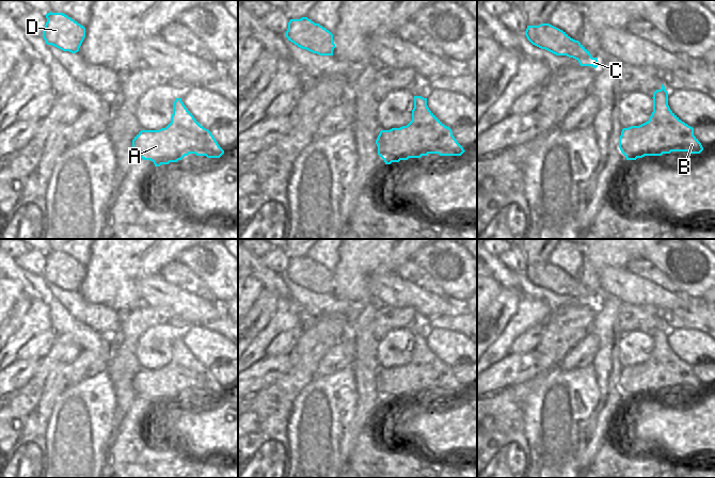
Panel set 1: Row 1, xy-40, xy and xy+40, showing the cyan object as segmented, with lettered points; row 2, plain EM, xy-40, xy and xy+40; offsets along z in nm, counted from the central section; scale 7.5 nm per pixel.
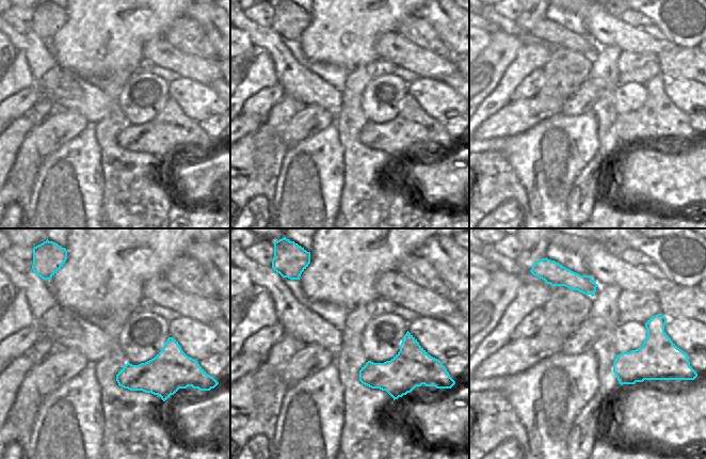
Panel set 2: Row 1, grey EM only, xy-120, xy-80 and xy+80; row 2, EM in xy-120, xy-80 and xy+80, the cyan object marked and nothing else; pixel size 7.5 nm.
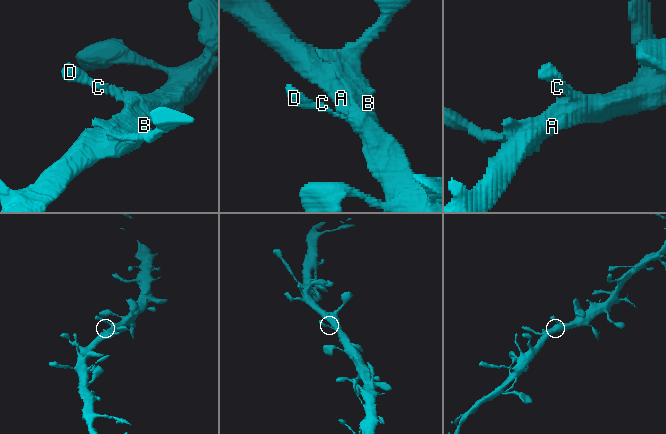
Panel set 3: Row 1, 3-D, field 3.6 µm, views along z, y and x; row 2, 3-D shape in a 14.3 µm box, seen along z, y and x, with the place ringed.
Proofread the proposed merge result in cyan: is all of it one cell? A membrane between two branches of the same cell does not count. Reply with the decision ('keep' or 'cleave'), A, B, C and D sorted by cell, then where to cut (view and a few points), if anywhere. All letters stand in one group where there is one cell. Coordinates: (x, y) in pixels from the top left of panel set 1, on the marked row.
keep; groups A B C D; cut none

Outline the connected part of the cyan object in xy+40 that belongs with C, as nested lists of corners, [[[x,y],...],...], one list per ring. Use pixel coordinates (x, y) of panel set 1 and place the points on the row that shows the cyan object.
[[[550,23],[527,26],[525,35],[533,45],[541,49],[556,55],[573,58],[581,66],[598,67],[598,58],[592,58],[578,41],[571,38],[566,32]]]

